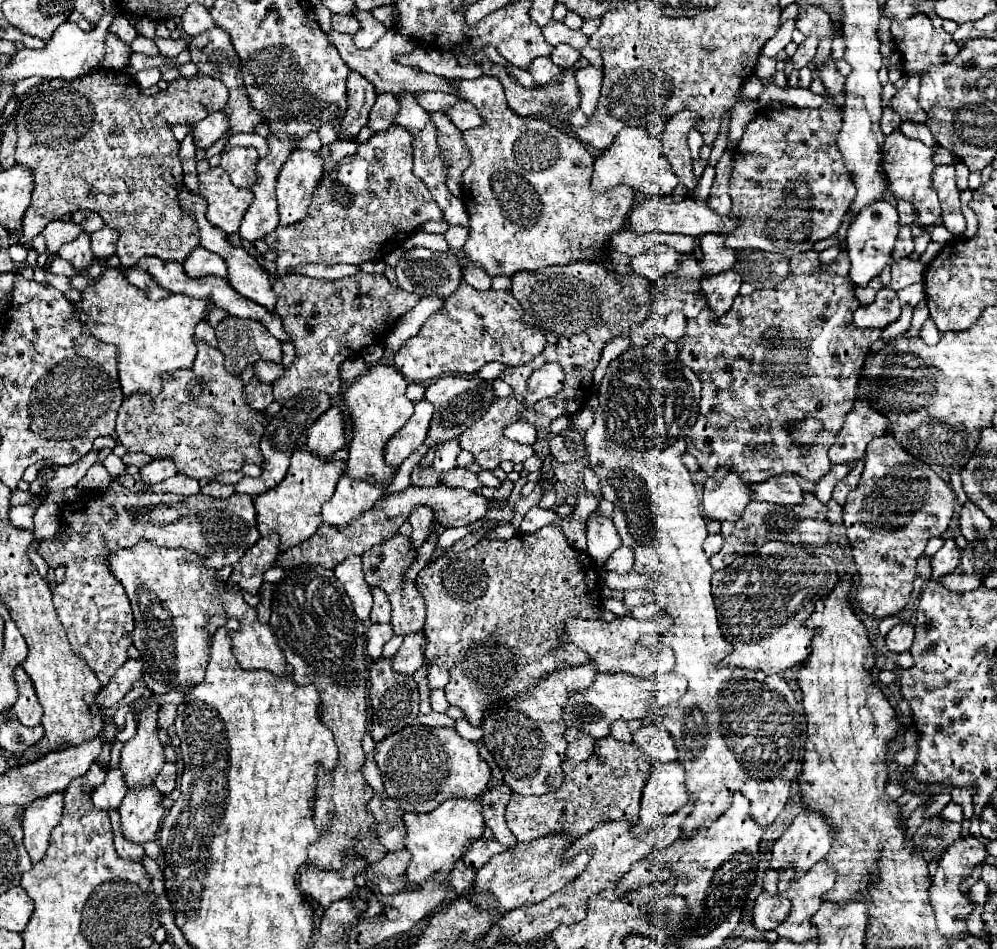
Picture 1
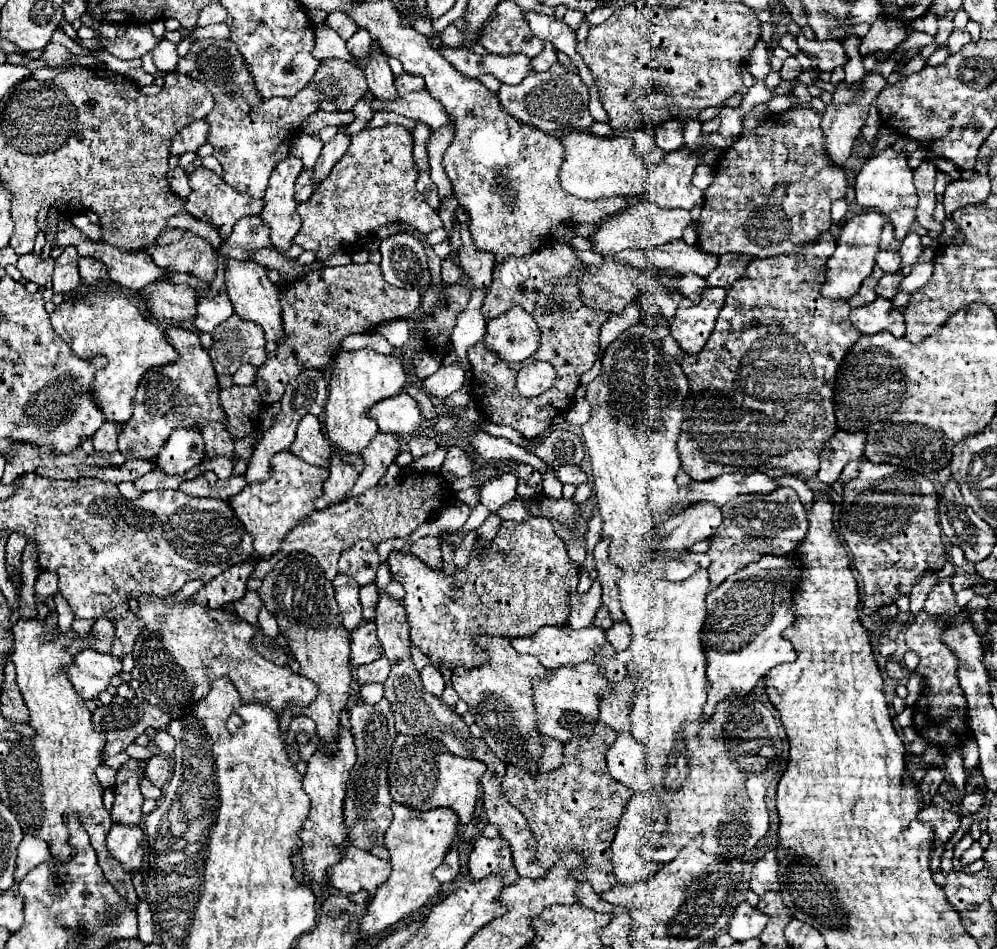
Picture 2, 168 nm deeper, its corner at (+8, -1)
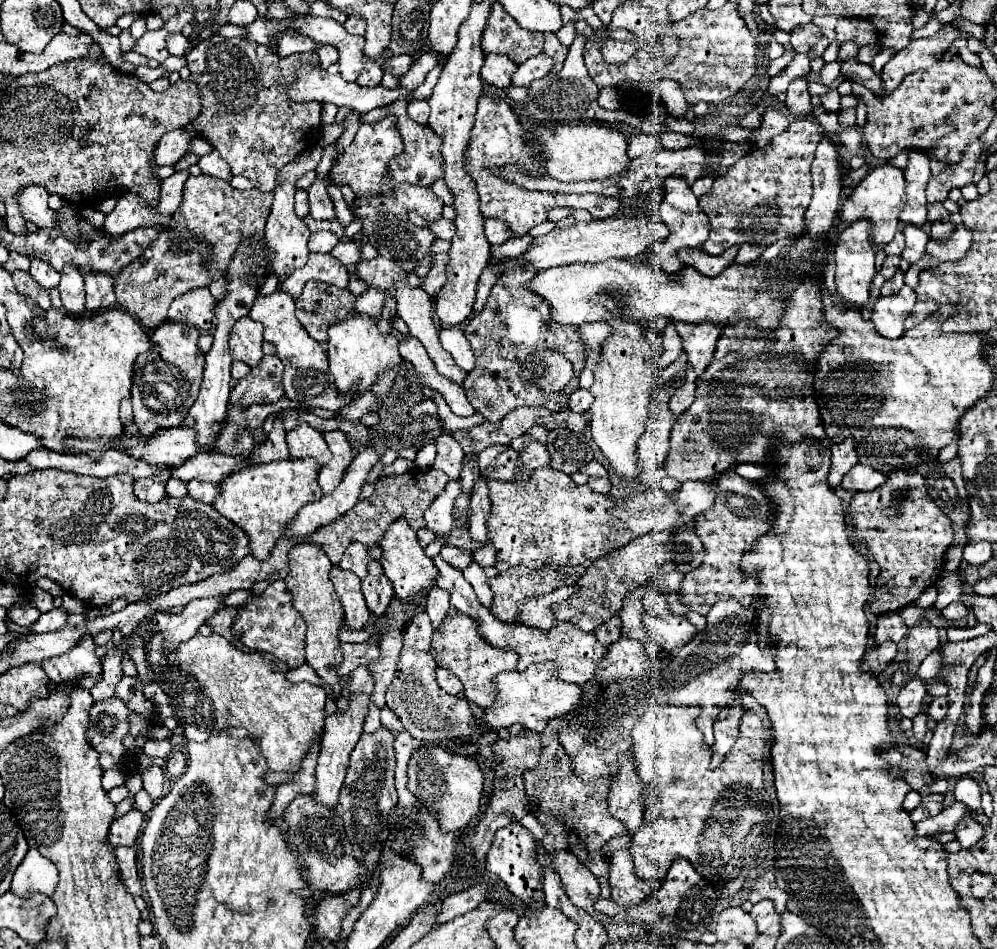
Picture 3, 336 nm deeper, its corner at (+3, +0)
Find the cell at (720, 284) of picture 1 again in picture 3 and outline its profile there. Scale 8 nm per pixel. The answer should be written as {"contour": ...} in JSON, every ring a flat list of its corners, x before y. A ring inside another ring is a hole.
{"contour":[[676,323,676,331,682,337,684,351,688,353,688,363,692,365,696,377,702,375,712,359,722,329,714,323]]}

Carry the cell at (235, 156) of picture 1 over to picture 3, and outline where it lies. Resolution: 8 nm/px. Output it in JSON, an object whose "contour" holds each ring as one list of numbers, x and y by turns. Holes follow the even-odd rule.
{"contour":[[212,37,200,41,186,55,186,65,190,69,190,79,196,81,202,89,202,111,192,121,198,135,202,135,206,141,214,145,220,157,230,165,232,175,242,175,254,181,256,189,260,191,274,191,276,173,286,163,296,159,306,147,318,141,322,104,318,101,290,103,290,97,286,95,286,87,290,87,290,83,282,81,288,79,288,71,284,69,286,63,278,55,274,55,270,47,246,41,242,37]]}

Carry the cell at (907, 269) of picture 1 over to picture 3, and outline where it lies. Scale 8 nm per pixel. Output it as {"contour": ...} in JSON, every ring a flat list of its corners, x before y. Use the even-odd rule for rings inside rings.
{"contour":[[898,271,892,279,888,279,888,281,882,285,882,295,894,295,894,293,898,293,902,287,904,287,904,273]]}

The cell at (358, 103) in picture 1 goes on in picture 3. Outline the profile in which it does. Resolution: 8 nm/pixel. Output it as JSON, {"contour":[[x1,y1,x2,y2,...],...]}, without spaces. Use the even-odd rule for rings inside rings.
{"contour":[[316,177,314,183,308,187,308,195,310,195,310,215,314,215,314,219,332,219,336,217,334,213,334,205,328,193,328,177]]}

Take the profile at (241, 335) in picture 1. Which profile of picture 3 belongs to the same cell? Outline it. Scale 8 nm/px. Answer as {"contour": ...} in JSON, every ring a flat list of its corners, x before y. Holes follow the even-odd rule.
{"contour":[[248,315,238,319,230,331,230,357,244,361,246,365,254,367,264,357,262,353,262,333,264,327,258,321,252,321]]}

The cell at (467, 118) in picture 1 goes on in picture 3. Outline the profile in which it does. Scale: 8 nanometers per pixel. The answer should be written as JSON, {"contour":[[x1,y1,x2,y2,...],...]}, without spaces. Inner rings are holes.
{"contour":[[306,65,302,67,300,71,300,77,298,81,294,83,294,87,290,89,290,99,292,101,320,101,320,103,332,103,332,105,338,105,338,107,348,107,348,109,354,109,358,113,366,113,366,111,372,111,376,107,386,107,394,101,410,101,412,97,412,91,410,89,404,89,404,87,398,87,398,89,388,89,388,87,382,87,382,85,374,85,374,87,360,87,358,83,350,83,350,81,344,81,340,75,328,75,326,71,310,71,306,73]]}

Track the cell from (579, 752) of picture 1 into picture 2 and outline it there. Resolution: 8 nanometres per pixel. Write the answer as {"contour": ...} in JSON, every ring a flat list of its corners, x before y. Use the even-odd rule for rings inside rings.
{"contour":[[543,738,543,754,539,758,539,772,551,772,551,770,557,770,559,764,561,764,561,758,563,758,563,744,559,740,553,740,553,738]]}

